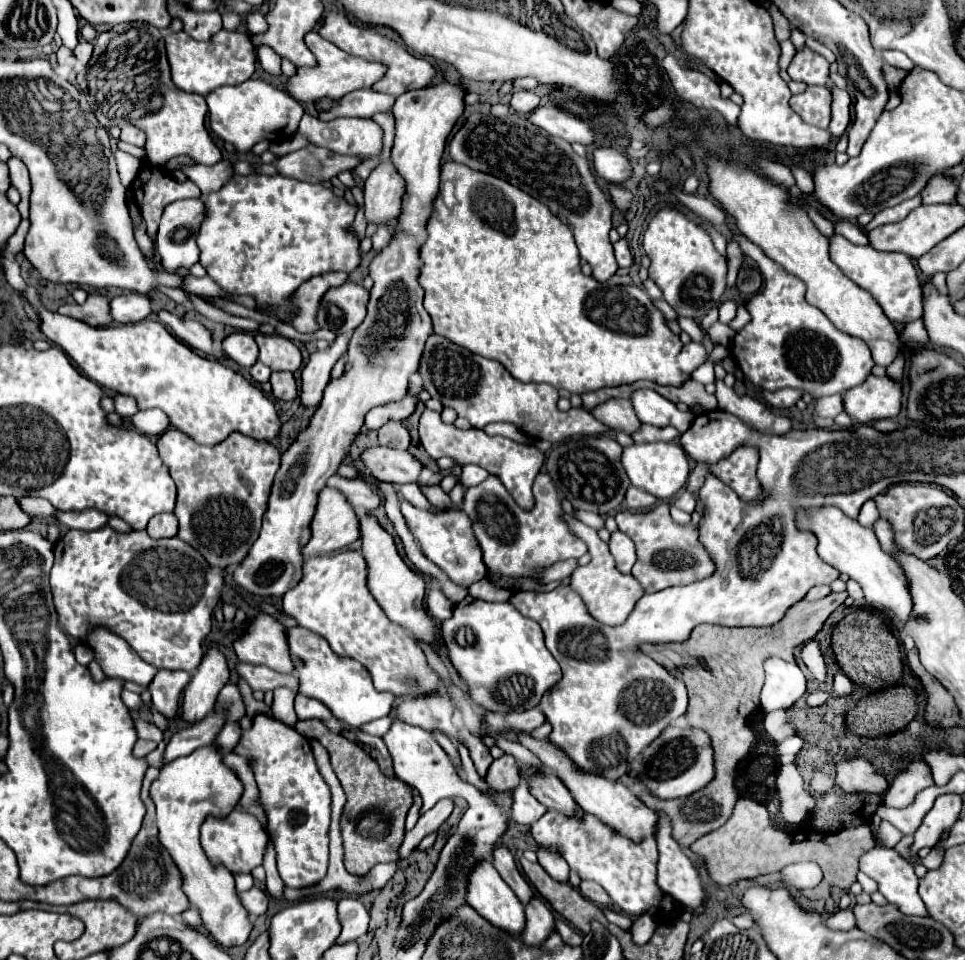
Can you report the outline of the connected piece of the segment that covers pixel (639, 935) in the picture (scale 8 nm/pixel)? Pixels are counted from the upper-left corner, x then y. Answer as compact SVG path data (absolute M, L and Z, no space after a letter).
M647 913L647 915L635 917L635 921L633 921L633 925L631 925L629 931L631 931L631 935L635 937L635 939L633 939L635 943L647 943L647 941L651 939L655 927L657 927L657 919Z

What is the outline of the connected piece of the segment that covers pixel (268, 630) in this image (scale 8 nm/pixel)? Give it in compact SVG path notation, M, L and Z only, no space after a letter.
M259 613L247 623L245 633L233 643L237 659L251 665L265 665L277 673L293 673L295 663L289 653L287 627L273 615Z

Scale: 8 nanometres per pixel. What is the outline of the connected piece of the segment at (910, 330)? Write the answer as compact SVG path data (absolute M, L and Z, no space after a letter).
M917 319L917 321L909 323L909 325L905 327L905 331L901 333L901 341L903 341L903 343L907 343L907 341L915 341L915 343L925 345L925 343L929 341L929 337L927 337L927 329L925 329L923 319Z

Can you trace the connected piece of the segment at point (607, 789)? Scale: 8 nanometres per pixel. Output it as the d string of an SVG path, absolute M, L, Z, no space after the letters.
M521 733L519 743L523 743L527 749L531 749L543 761L545 767L553 769L559 775L559 779L565 783L565 787L571 791L573 799L577 801L577 805L583 811L595 815L601 823L605 823L607 827L617 831L621 837L627 837L633 843L641 843L649 837L649 831L659 827L657 813L653 809L649 809L639 797L635 797L623 783L615 783L615 781L609 781L599 775L585 775L583 771L577 771L577 767L573 767L573 763L569 763L569 759L565 759L565 753L557 751L557 747L553 747L547 739L537 741L529 733Z

